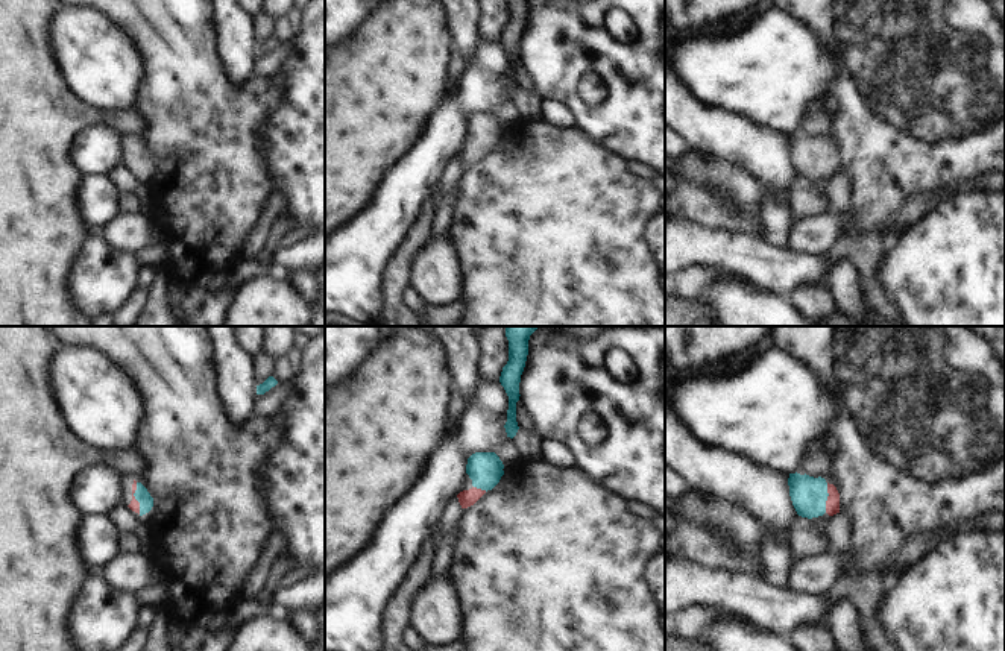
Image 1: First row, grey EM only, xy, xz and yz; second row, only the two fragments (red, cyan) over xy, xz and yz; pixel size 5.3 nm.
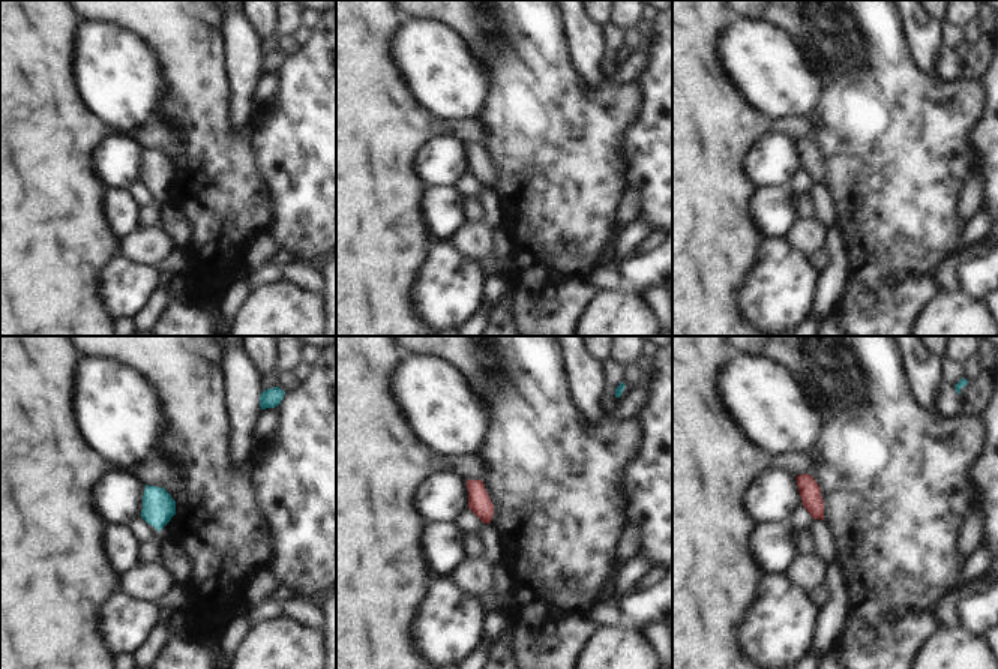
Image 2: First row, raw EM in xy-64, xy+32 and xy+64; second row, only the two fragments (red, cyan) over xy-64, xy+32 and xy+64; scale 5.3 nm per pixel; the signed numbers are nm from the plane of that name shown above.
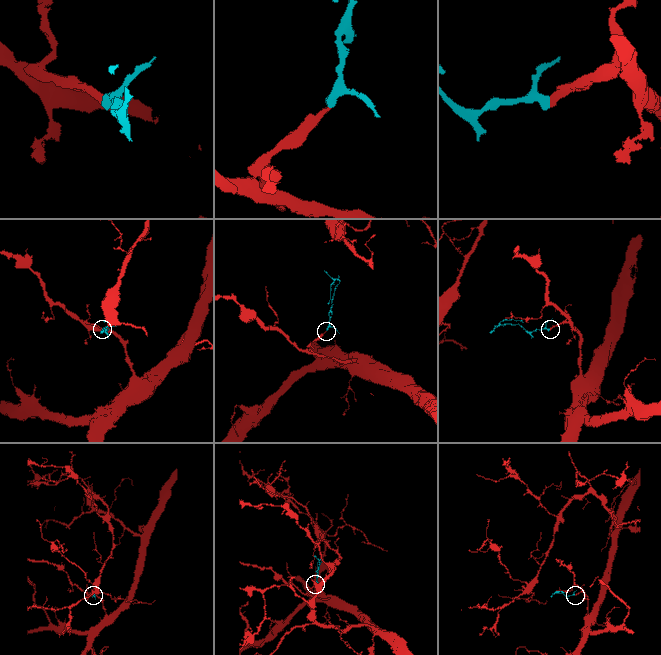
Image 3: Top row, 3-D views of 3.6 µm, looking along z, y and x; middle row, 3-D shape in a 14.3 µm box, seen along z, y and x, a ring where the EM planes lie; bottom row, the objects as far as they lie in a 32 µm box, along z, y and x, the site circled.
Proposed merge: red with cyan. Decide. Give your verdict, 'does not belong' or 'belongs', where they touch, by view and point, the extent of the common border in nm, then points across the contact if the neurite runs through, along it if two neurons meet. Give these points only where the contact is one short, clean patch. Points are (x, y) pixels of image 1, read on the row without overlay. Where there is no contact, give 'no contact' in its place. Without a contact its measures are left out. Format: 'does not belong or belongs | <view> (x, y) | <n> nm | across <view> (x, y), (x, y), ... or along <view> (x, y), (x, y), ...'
belongs | xy (134, 158) | 170 nm | across xy (134, 166), (134, 158), (141, 155)

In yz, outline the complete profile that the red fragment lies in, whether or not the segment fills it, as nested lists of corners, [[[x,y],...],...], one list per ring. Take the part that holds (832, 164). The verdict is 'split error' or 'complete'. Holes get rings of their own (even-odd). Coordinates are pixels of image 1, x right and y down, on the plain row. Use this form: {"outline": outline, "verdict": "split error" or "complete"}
{"outline": [[[789,134],[789,156],[799,176],[818,178],[827,173],[833,176],[840,173],[840,153],[833,144],[824,138]]], "verdict": "split error"}

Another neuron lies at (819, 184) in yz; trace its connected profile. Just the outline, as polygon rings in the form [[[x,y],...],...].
[[[824,173],[823,176],[818,176],[818,178],[812,178],[812,179],[797,176],[797,182],[800,185],[803,185],[808,190],[818,193],[818,194],[823,194],[826,191],[829,179],[830,179],[830,176],[827,173]]]

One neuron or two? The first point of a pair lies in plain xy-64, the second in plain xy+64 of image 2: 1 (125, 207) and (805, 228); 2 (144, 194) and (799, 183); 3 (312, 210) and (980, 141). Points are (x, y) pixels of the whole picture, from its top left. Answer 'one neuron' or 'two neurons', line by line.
1: two neurons
2: one neuron
3: one neuron

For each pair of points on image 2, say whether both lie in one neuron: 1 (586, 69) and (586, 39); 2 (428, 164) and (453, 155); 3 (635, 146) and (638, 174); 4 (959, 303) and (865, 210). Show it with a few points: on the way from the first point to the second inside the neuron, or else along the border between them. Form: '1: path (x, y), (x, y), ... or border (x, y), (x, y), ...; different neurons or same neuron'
1: path (586, 62), (586, 47); same neuron
2: path (434, 164), (447, 156); same neuron
3: path (638, 153), (638, 167); same neuron
4: border (938, 290), (916, 318); different neurons

